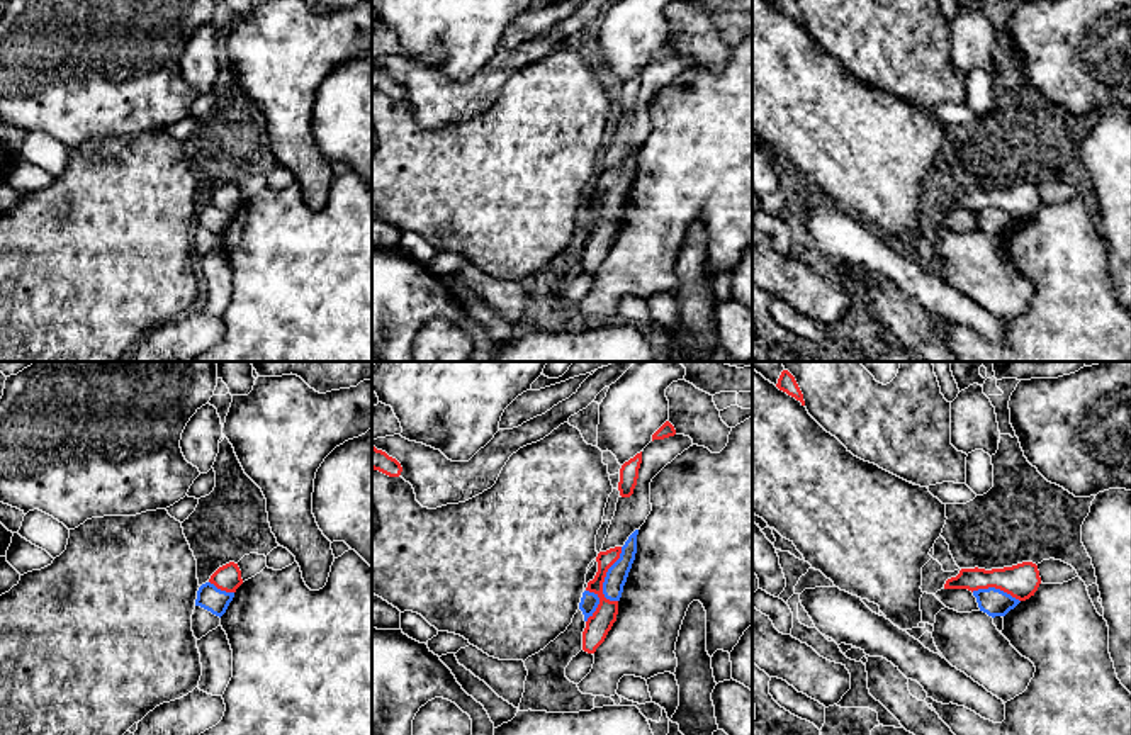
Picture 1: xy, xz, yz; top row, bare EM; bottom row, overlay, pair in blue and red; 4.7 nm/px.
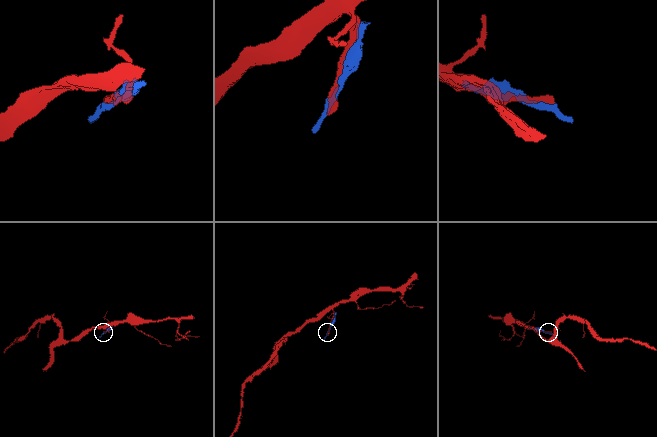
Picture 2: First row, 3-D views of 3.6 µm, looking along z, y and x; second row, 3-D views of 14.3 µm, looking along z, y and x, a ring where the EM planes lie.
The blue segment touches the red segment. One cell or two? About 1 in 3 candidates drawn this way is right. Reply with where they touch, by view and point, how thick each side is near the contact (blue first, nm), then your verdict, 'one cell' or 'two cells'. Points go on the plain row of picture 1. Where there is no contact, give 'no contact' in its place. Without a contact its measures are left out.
meets blue in xz at (607, 194); 100 nm thick on the blue side, 120 nm on the other; two cells

